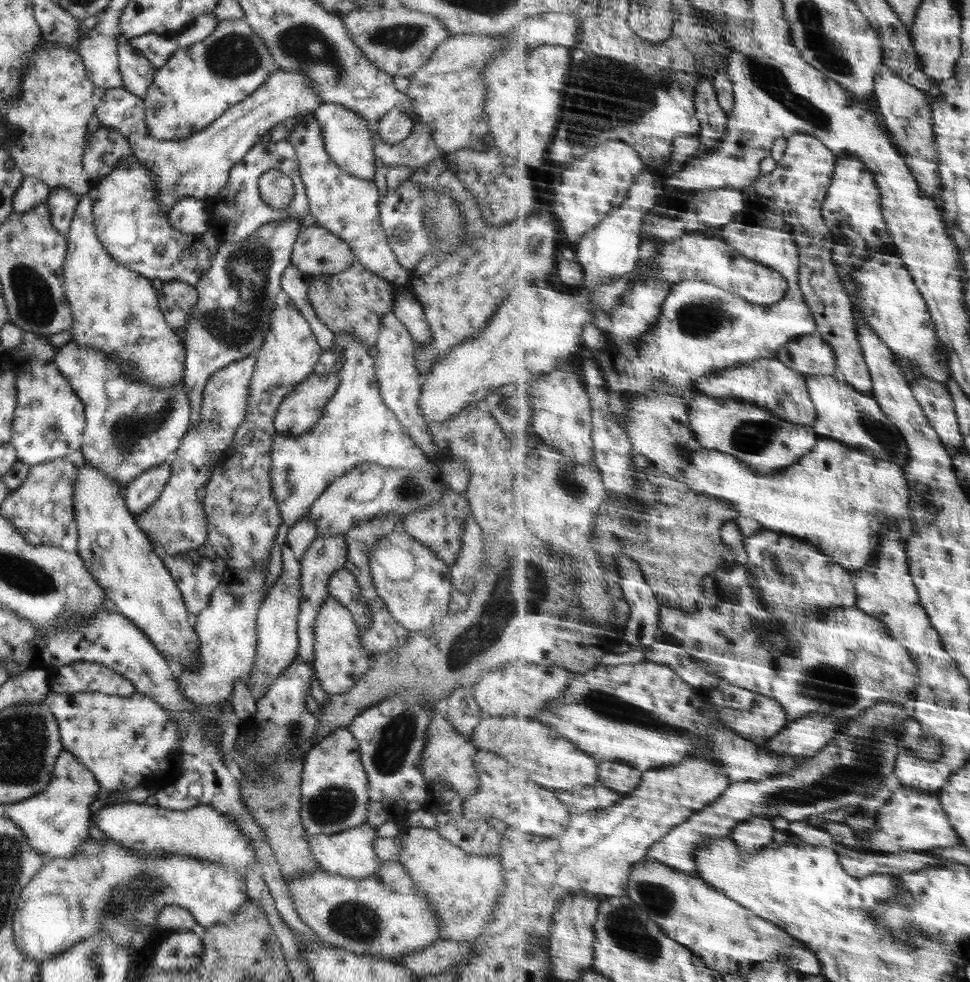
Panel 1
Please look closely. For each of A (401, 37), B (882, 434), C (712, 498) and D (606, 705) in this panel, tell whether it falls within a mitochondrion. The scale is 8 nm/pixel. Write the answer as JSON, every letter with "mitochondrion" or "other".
{"A":"mitochondrion","B":"mitochondrion","C":"other","D":"mitochondrion"}

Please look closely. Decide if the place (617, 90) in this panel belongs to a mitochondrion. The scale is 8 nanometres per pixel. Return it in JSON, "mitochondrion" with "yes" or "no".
{"mitochondrion":"yes"}

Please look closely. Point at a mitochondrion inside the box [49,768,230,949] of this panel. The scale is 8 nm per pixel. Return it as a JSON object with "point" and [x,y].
{"point":[133,895]}

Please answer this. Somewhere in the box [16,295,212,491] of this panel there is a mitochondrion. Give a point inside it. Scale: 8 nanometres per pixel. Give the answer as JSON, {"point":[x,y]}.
{"point":[128,431]}

